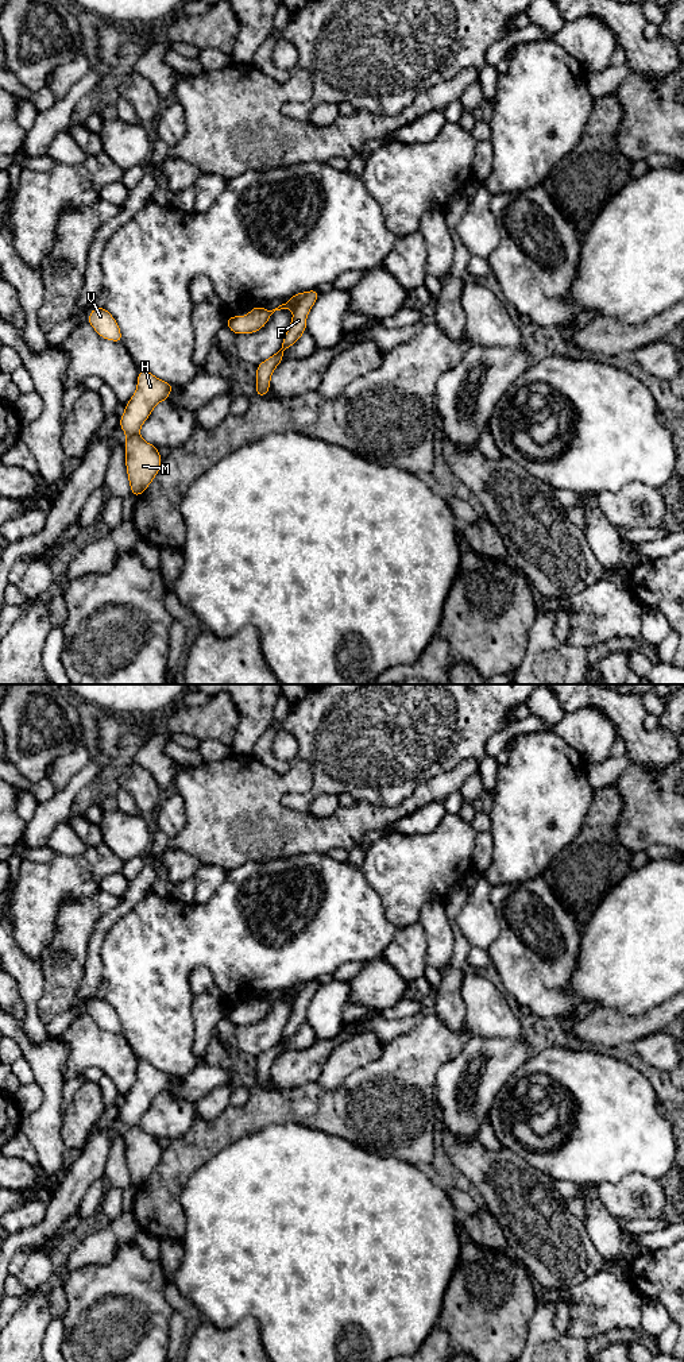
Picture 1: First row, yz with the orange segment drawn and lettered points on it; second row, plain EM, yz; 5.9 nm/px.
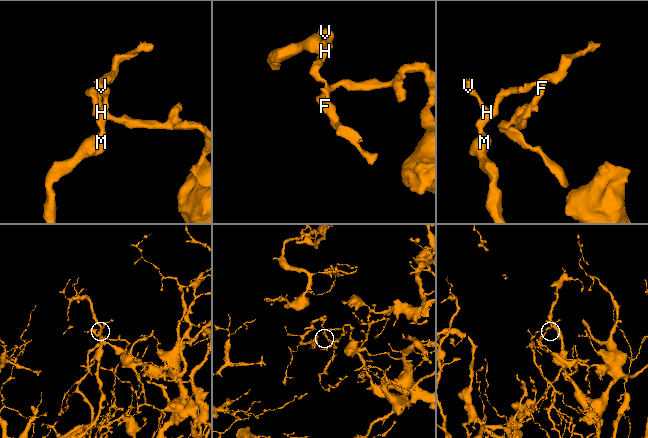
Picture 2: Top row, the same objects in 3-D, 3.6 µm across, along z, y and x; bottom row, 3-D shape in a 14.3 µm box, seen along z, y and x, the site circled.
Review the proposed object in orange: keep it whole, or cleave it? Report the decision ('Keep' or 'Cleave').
Cleave

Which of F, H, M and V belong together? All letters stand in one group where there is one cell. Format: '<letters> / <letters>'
F / H M V

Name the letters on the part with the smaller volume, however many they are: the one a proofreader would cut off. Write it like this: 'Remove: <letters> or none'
Remove: F

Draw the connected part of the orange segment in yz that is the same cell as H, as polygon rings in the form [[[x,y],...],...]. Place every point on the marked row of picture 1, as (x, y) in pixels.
[[[139,367],[136,391],[127,402],[119,421],[120,428],[127,435],[124,444],[127,475],[131,485],[131,494],[135,498],[147,490],[162,463],[158,448],[140,437],[140,427],[158,402],[169,400],[173,387],[175,386],[170,382],[163,382],[155,378],[148,370]]]

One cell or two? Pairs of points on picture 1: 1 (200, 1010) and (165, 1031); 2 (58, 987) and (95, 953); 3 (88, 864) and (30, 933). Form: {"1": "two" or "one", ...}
{"1": "two", "2": "two", "3": "one"}

